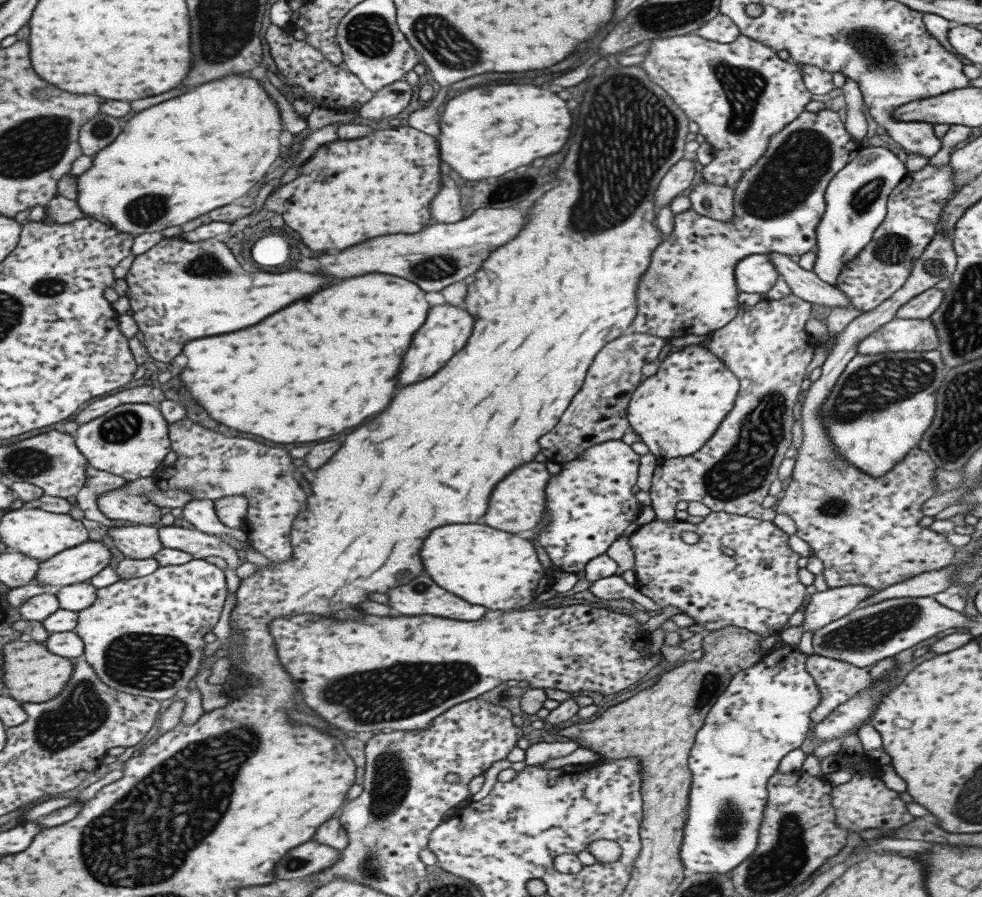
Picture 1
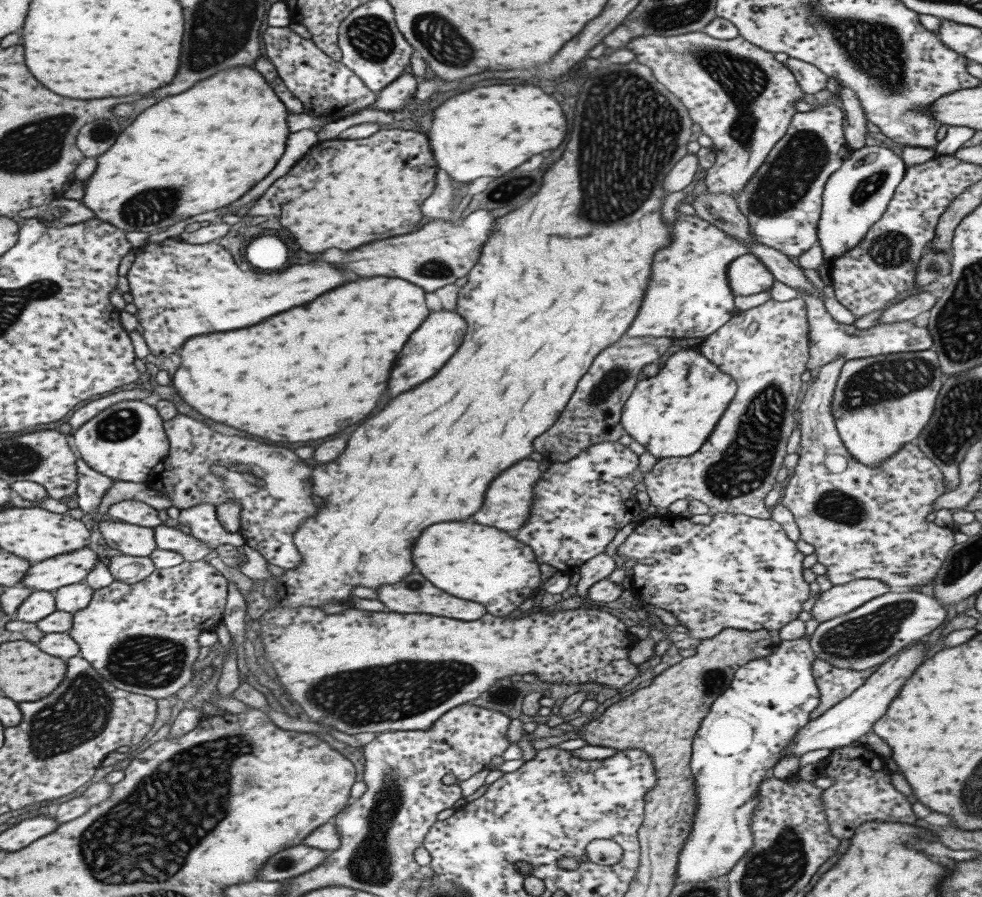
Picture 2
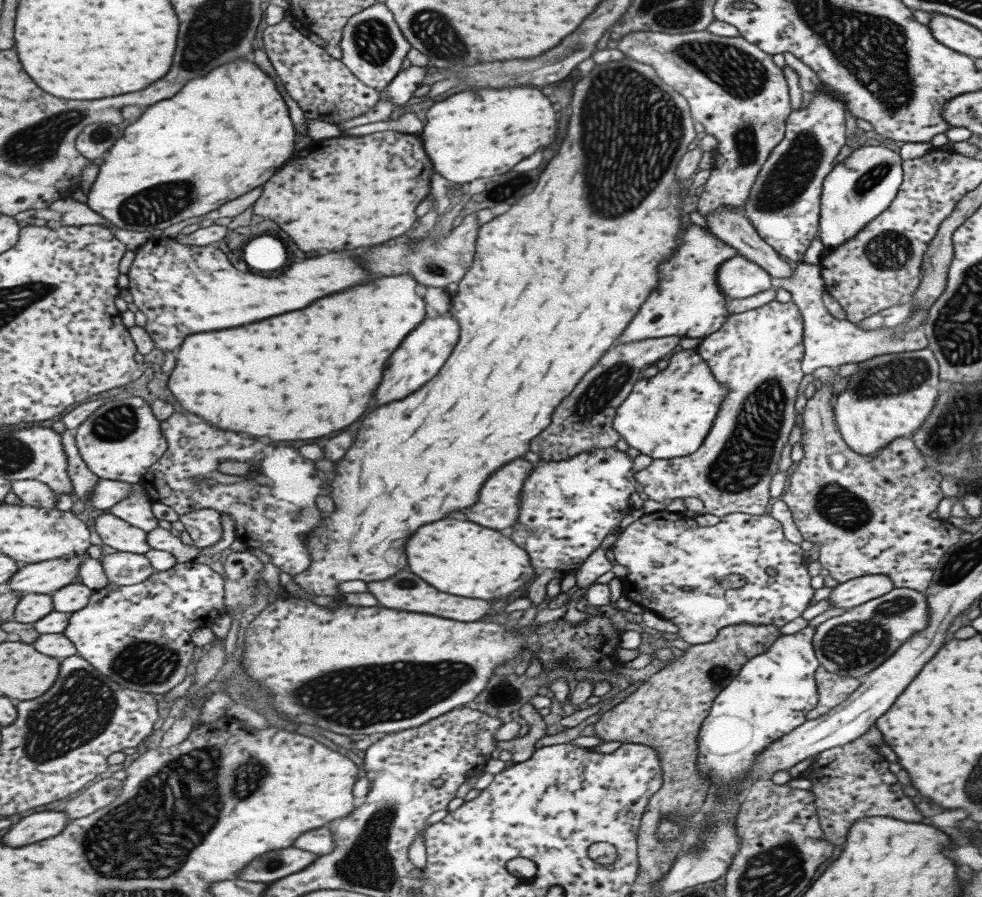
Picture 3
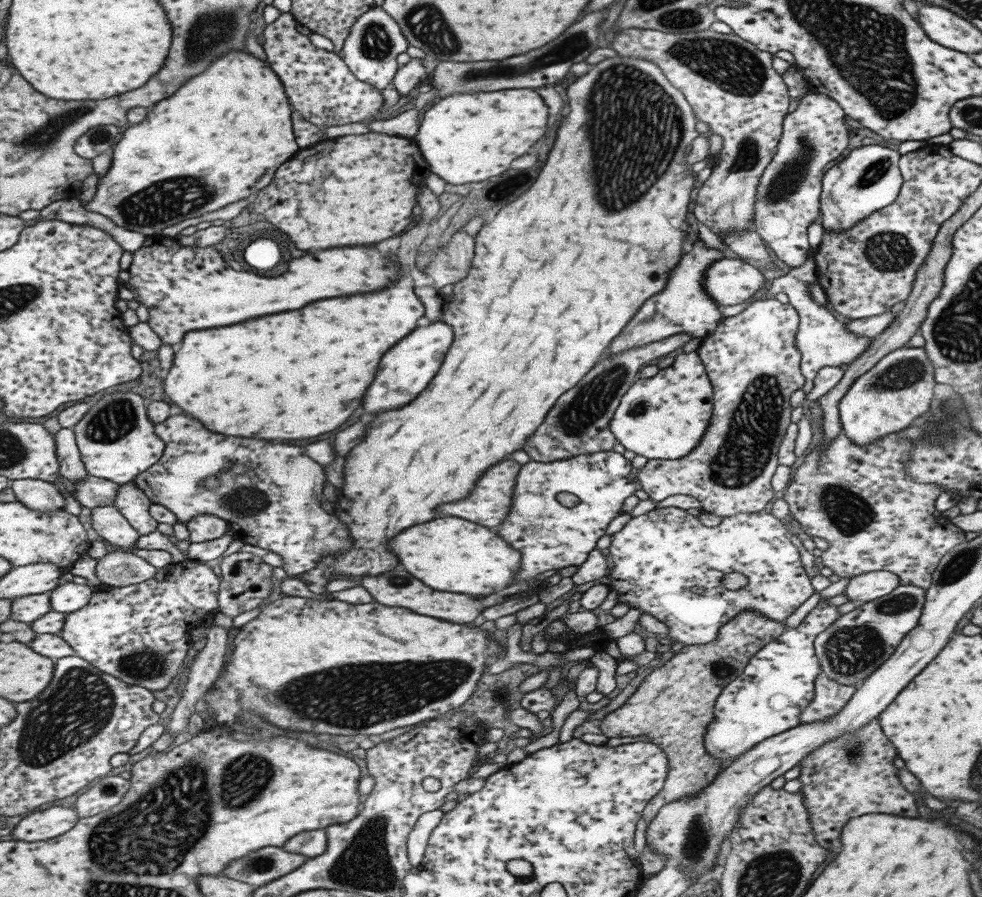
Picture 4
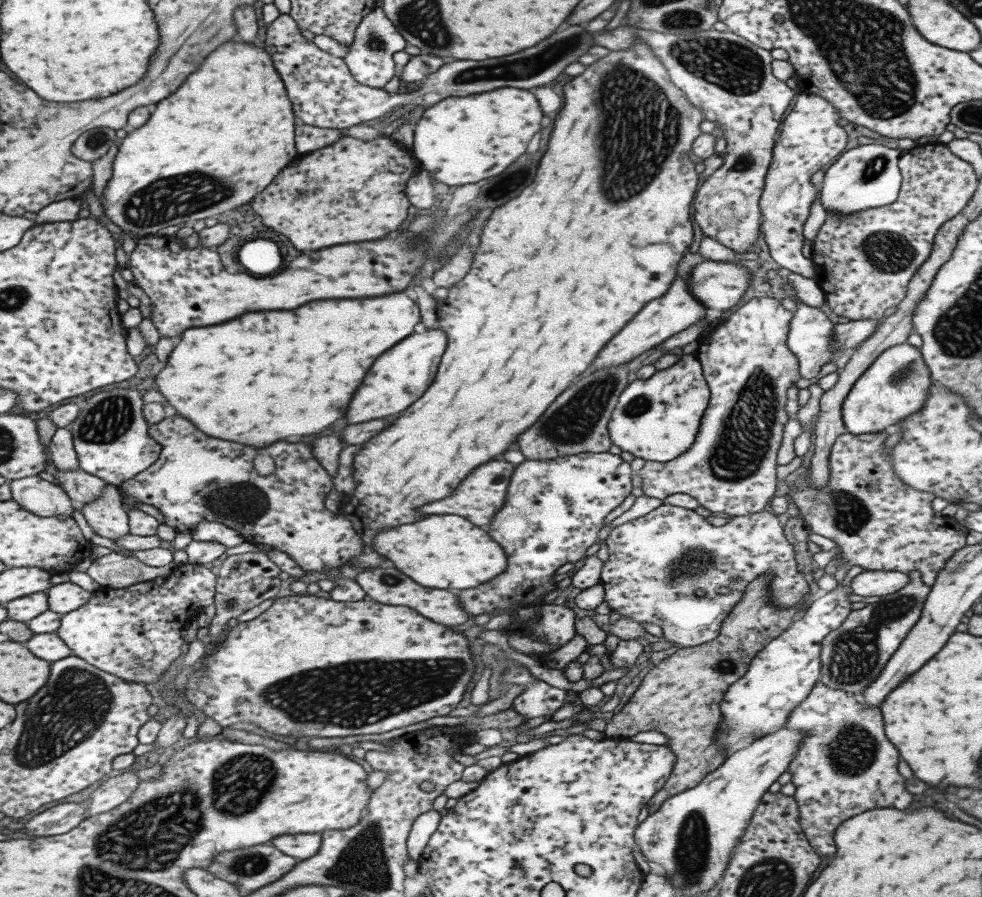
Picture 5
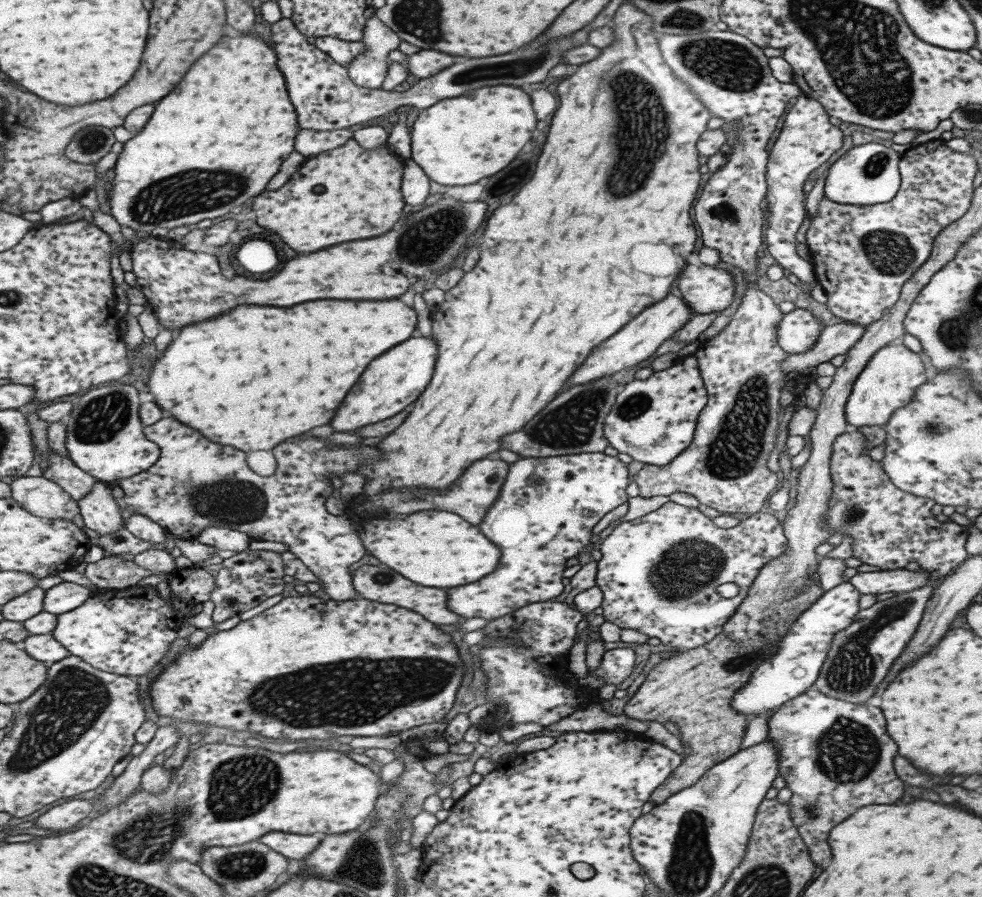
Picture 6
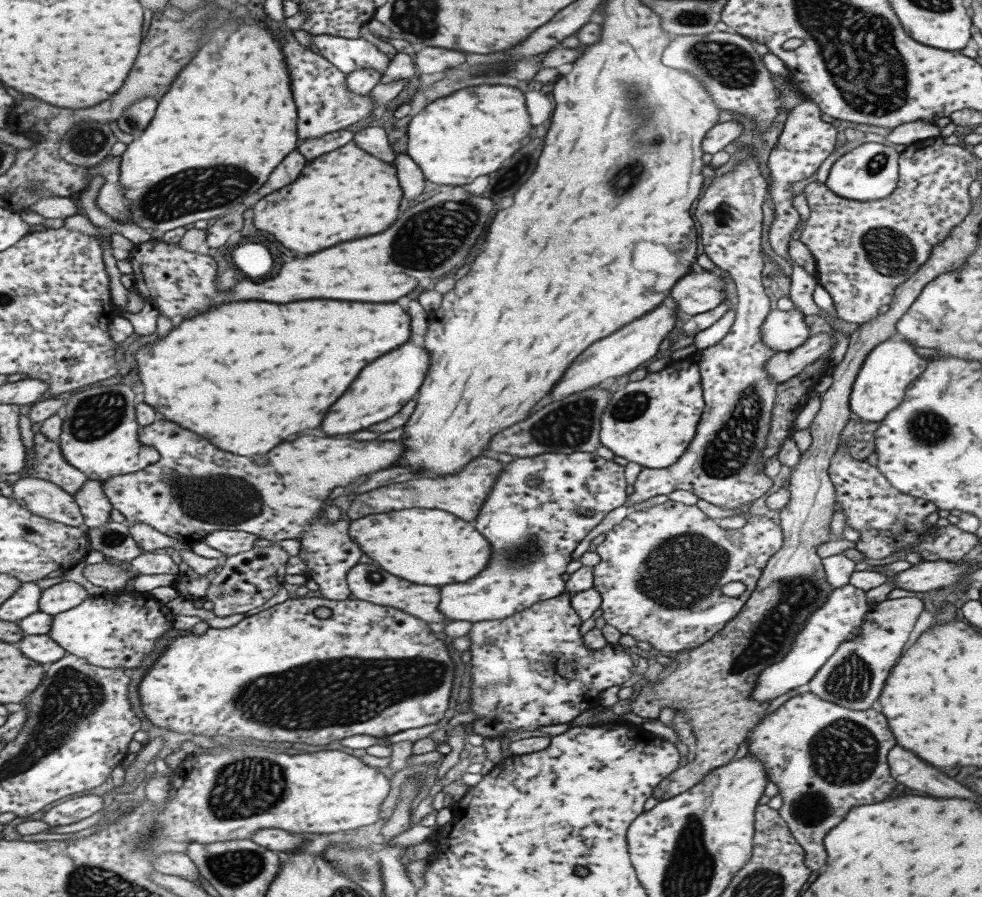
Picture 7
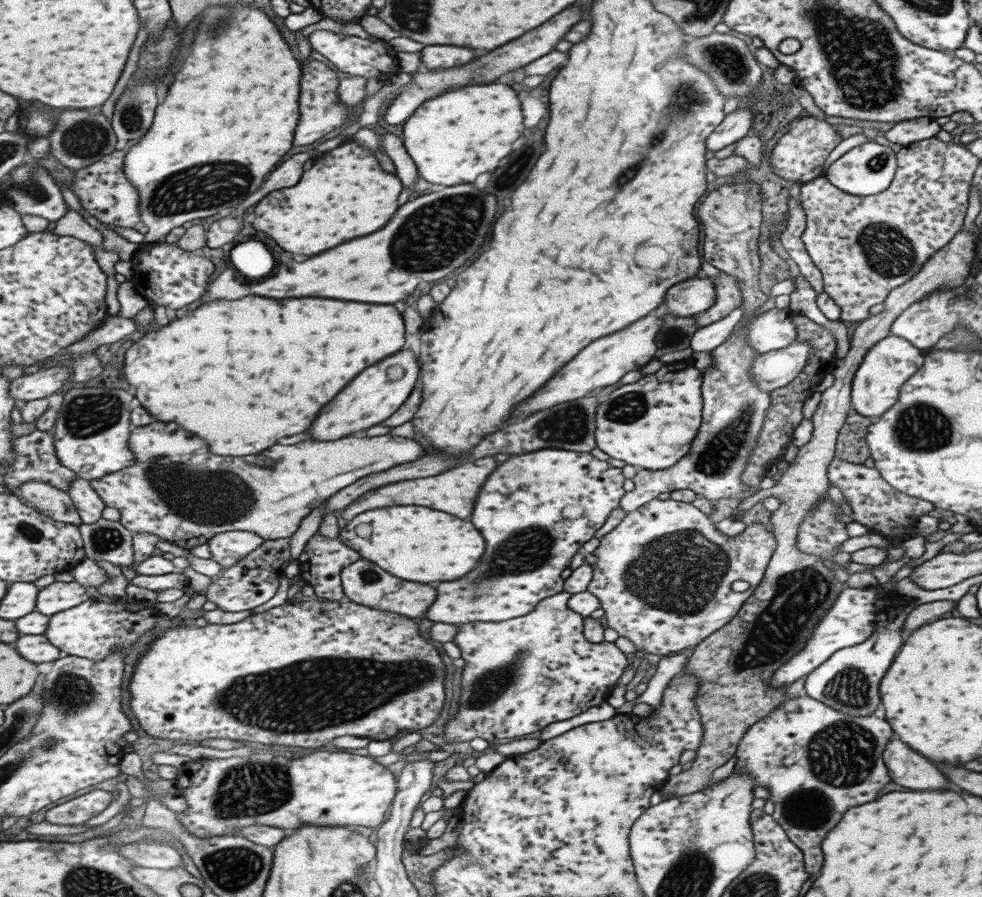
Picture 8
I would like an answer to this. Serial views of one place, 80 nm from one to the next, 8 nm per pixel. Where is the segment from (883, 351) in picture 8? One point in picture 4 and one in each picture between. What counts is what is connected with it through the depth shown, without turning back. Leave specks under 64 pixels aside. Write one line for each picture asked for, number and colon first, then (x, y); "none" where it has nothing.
4: (896, 390)
5: (894, 385)
6: (887, 382)
7: (879, 385)

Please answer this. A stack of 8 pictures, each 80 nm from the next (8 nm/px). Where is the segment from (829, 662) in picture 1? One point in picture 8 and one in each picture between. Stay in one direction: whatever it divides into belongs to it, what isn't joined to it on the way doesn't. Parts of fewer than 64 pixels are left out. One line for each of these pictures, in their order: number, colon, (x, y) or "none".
2: (834, 684)
3: (831, 689)
4: (827, 693)
5: (836, 776)
6: (829, 774)
7: (824, 759)
8: (815, 762)

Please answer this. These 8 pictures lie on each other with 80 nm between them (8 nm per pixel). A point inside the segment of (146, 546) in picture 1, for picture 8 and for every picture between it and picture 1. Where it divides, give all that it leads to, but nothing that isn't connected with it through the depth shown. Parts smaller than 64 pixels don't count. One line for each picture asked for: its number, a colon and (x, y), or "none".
2: (132, 540)
3: (116, 532)
4: (109, 522)
5: (107, 517)
6: (99, 508)
7: (94, 503)
8: (90, 505)

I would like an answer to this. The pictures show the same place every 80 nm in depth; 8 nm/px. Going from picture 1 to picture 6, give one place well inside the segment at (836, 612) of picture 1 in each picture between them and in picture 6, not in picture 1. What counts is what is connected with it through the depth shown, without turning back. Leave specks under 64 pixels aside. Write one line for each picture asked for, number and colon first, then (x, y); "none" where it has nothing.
2: (840, 599)
3: (854, 592)
4: (862, 588)
5: (867, 583)
6: (897, 580)

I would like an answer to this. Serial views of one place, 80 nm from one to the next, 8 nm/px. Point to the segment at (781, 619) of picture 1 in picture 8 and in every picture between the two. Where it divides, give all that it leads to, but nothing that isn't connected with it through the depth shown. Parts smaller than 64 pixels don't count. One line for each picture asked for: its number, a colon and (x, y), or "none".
2: (741, 572)
3: (675, 567)
4: (666, 564)
5: (664, 568)
6: (657, 573)
7: (660, 571)
8: (662, 575)

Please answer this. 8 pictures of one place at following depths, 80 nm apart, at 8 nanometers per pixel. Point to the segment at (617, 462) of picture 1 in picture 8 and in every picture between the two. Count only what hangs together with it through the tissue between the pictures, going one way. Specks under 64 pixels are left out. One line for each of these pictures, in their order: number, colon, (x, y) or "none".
2: (577, 507)
3: (567, 508)
4: (547, 535)
5: (553, 509)
6: (543, 514)
7: (540, 508)
8: (535, 510)

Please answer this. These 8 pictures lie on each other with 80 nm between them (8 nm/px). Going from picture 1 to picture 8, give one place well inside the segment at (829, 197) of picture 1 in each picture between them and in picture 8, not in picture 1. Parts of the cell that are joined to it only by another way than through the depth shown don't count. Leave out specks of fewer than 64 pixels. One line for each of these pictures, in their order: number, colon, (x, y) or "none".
2: (854, 196)
3: (858, 188)
4: (867, 179)
5: (867, 176)
6: (868, 174)
7: (869, 172)
8: (866, 169)

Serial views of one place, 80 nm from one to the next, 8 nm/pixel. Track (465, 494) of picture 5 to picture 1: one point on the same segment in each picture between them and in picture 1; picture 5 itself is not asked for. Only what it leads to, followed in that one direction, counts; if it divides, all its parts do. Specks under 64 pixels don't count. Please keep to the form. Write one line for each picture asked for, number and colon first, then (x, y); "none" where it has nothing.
1: (517, 503)
2: (506, 504)
3: (497, 506)
4: (488, 502)

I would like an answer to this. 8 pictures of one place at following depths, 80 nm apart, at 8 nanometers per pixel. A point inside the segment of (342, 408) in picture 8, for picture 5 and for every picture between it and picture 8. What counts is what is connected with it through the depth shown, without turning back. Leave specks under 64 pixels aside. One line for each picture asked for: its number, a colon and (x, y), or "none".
5: (399, 377)
6: (388, 384)
7: (383, 387)

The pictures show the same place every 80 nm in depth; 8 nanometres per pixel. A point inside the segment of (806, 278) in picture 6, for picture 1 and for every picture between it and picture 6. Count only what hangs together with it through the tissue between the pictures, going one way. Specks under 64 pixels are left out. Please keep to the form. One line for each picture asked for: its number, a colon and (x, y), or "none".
1: (688, 287)
2: (781, 201)
3: (783, 204)
4: (787, 197)
5: (809, 137)

